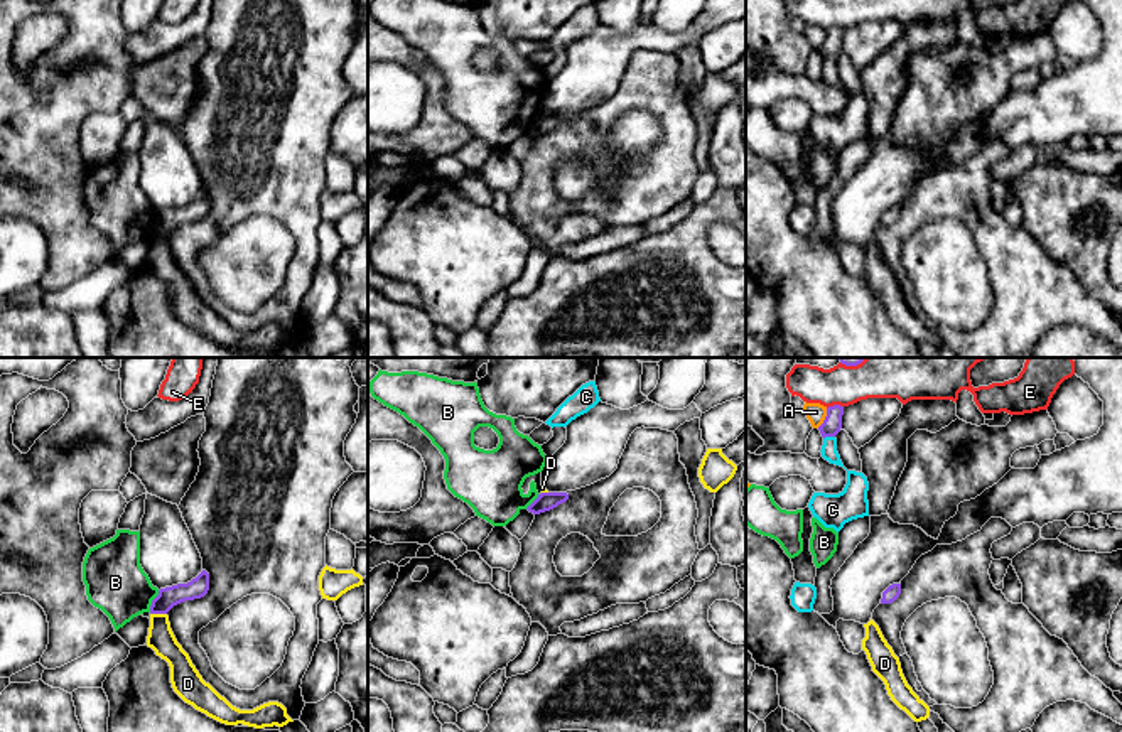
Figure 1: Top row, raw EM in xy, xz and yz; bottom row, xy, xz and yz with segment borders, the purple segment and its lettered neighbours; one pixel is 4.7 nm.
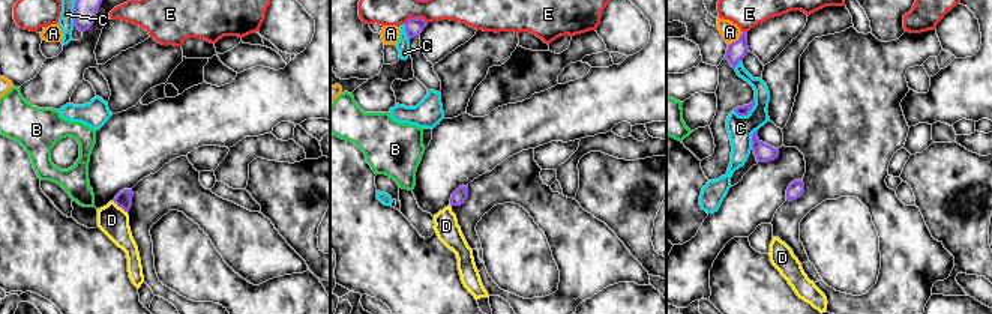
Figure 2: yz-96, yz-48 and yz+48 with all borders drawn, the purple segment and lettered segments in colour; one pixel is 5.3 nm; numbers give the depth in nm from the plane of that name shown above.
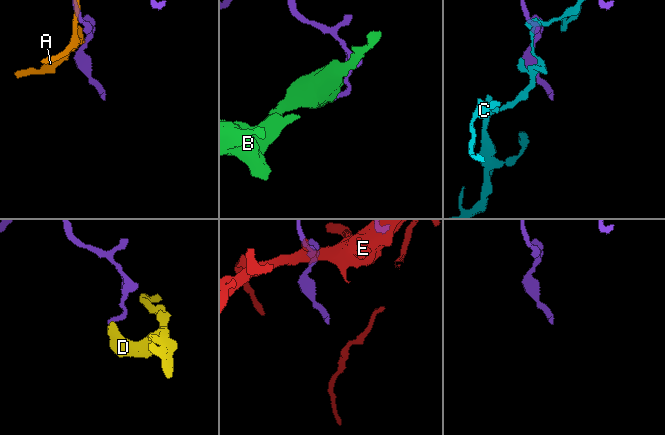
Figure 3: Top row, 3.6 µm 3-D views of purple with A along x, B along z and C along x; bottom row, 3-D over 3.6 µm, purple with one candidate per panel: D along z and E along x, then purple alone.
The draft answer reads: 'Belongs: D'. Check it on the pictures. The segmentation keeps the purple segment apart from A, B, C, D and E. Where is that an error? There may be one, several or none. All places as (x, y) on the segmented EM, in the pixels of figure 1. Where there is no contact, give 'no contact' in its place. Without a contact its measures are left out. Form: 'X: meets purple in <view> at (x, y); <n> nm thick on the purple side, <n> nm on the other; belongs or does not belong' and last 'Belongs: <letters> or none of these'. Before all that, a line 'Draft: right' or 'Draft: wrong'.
Draft: wrong
A: meets purple in yz at (825, 419); 90 nm thick on the purple side, 90 nm on the other; does not belong
B: meets purple in xy at (152, 601); 100 nm thick on the purple side, 280 nm on the other; does not belong
C: meets purple in yz at (829, 435); 90 nm thick on the purple side, 80 nm on the other; does not belong
D: meets purple in xy at (159, 613); 100 nm thick on the purple side, 130 nm on the other; does not belong
E: meets purple in yz at (834, 405); 90 nm thick on the purple side, 200 nm on the other; does not belong
Belongs: none of these

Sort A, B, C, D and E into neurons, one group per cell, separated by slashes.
A / B / C / D / E

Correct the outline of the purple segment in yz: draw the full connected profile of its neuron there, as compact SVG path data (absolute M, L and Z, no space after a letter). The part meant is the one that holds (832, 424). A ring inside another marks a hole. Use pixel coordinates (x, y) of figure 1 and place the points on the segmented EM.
M833 405L827 408L827 417L818 427L822 437L835 437L842 428L844 406Z

